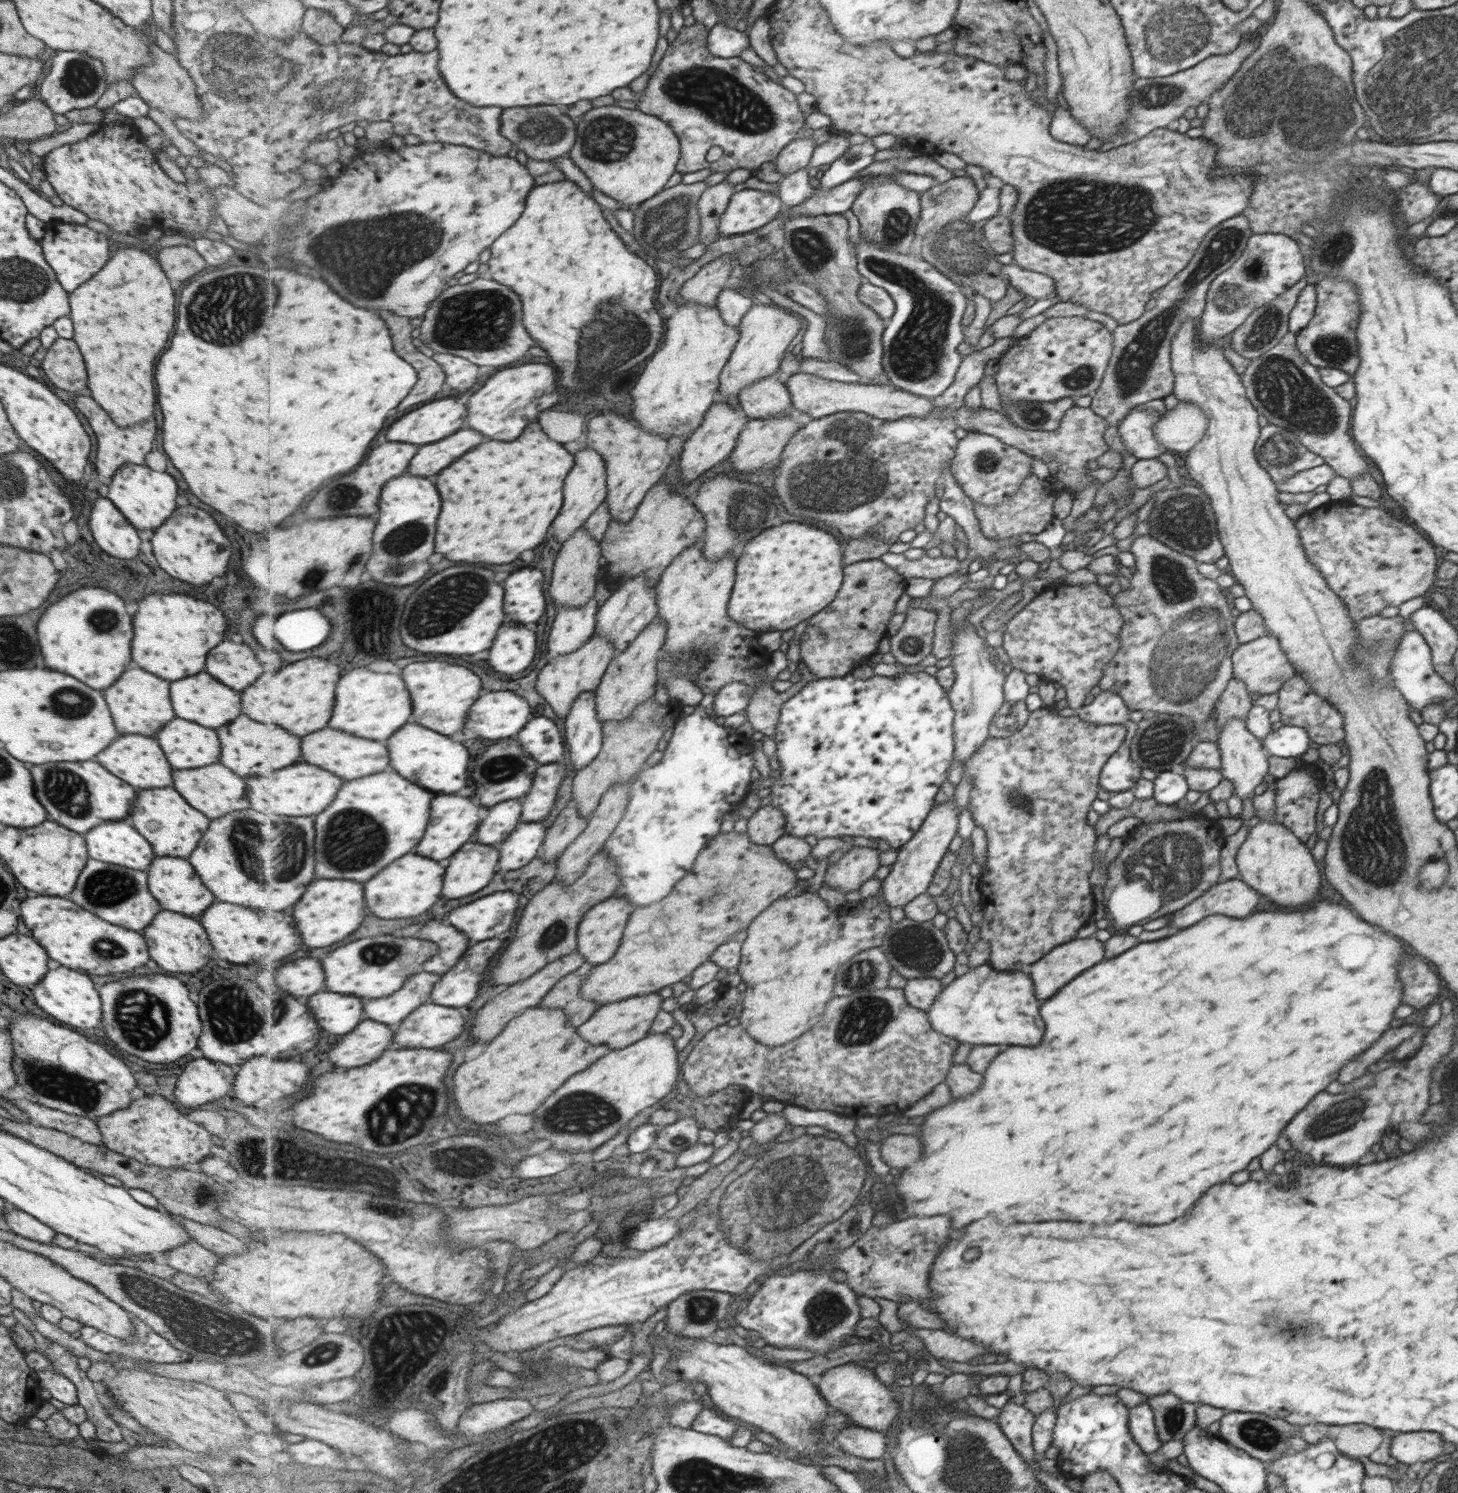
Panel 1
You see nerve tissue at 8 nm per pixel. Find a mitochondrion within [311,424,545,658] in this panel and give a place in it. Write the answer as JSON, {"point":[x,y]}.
{"point":[449,600]}

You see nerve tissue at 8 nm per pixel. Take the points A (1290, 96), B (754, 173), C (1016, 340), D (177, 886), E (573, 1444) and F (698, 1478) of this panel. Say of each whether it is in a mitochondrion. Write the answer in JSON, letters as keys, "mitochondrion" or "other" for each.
{"A":"mitochondrion","B":"other","C":"other","D":"other","E":"mitochondrion","F":"mitochondrion"}

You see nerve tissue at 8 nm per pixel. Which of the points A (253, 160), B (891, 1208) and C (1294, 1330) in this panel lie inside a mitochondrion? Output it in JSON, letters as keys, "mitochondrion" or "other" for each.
{"A":"other","B":"other","C":"mitochondrion"}

